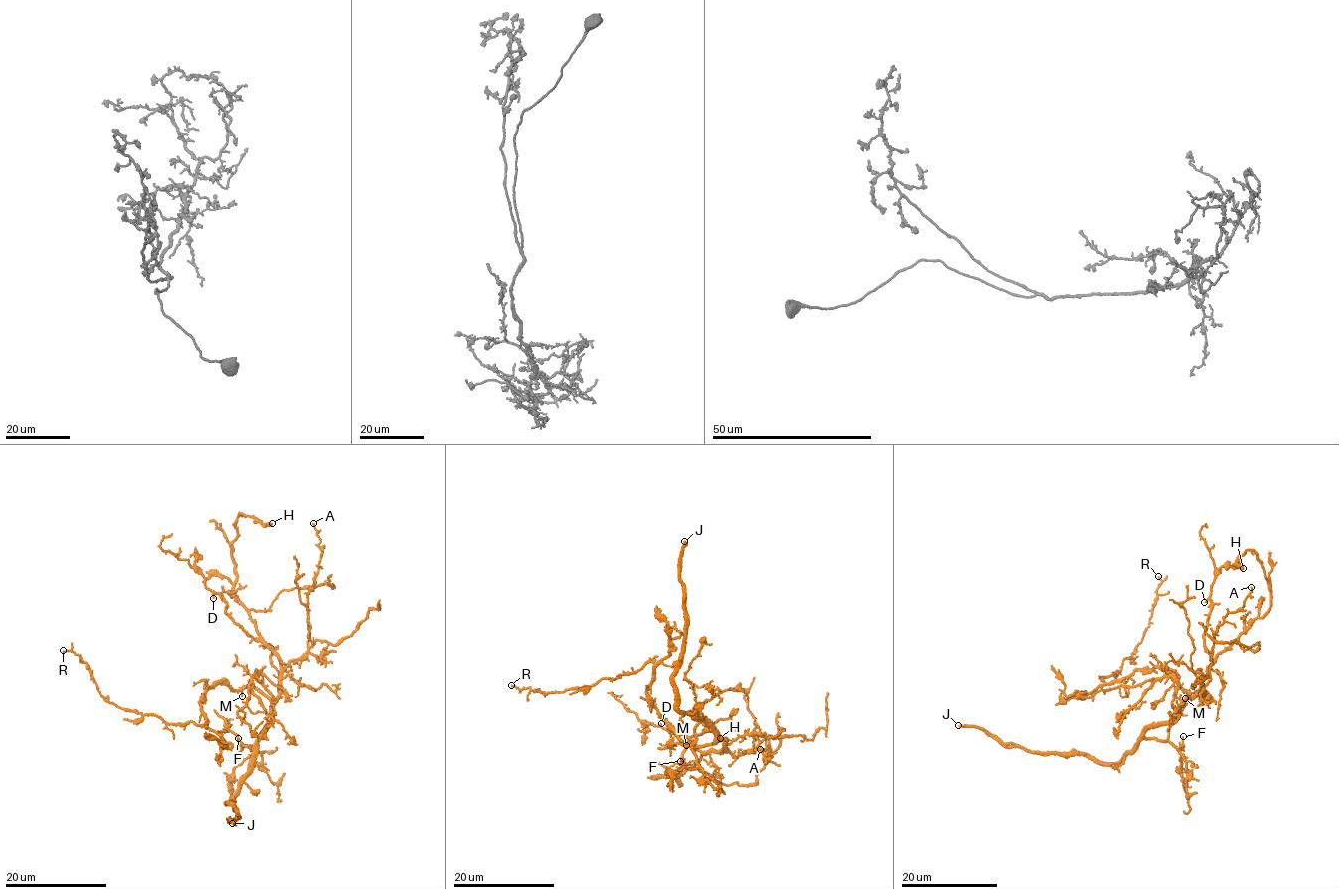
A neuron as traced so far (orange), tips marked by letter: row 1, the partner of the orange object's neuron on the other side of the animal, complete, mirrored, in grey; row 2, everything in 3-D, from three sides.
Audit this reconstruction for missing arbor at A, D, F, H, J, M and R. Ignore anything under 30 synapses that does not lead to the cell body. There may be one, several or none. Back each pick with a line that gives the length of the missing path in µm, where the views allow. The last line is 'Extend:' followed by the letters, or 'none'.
J: about 110 µm are missing
Extend: J

